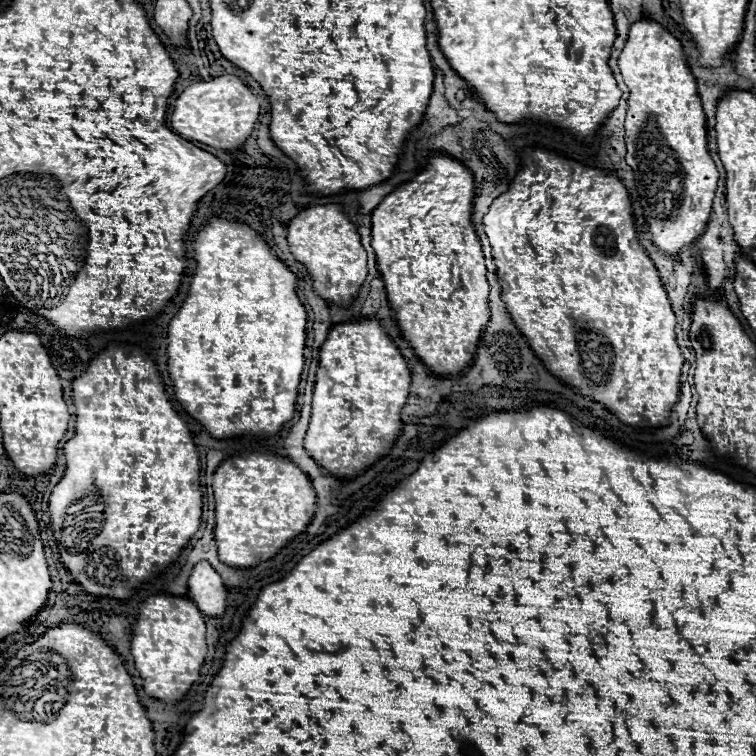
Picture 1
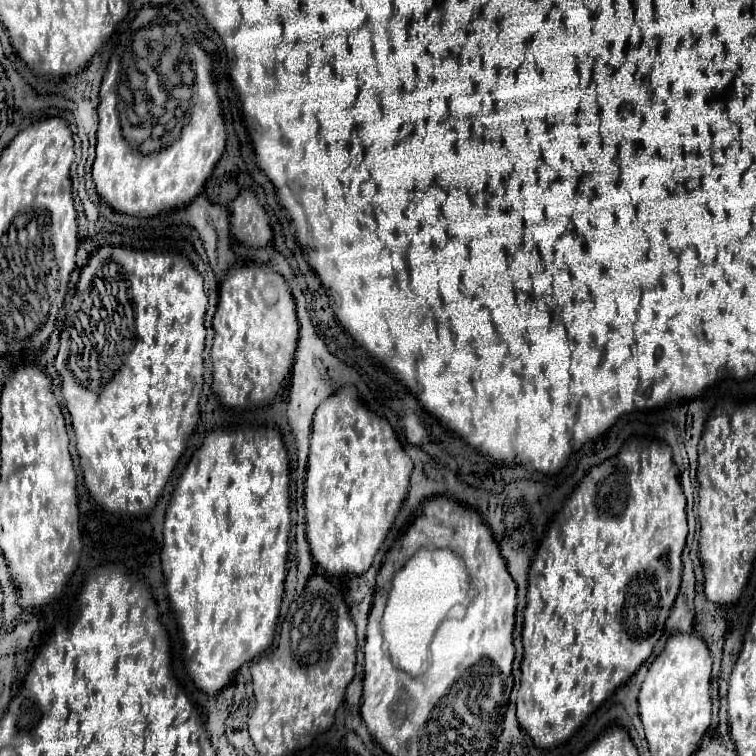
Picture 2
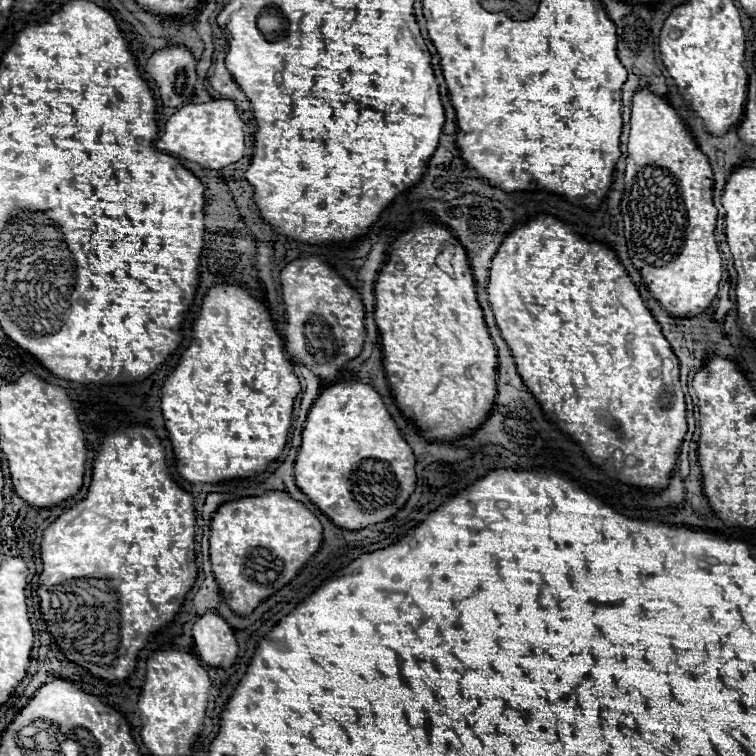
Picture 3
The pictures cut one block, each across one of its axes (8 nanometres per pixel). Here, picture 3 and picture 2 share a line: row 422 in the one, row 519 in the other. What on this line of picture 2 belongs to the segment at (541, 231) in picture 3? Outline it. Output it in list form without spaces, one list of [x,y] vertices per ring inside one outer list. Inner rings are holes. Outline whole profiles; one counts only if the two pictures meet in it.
[[[642,440],[630,442],[628,446],[624,446],[624,448],[620,450],[618,456],[606,460],[606,462],[600,464],[600,466],[590,468],[590,472],[584,476],[584,480],[578,484],[578,488],[574,490],[574,494],[572,494],[572,496],[568,498],[568,502],[564,504],[560,516],[556,516],[556,520],[550,524],[548,534],[546,534],[546,538],[542,540],[542,546],[538,548],[538,552],[536,552],[536,556],[534,556],[534,562],[532,562],[532,566],[530,566],[530,572],[528,572],[528,604],[526,604],[526,612],[524,612],[524,630],[522,630],[522,644],[524,644],[522,686],[520,686],[520,690],[518,690],[518,700],[516,700],[516,706],[518,706],[518,712],[516,712],[518,722],[520,722],[520,726],[530,734],[530,738],[534,740],[534,744],[536,744],[538,748],[548,750],[548,748],[552,748],[552,746],[556,746],[556,744],[566,742],[566,740],[596,712],[596,708],[598,708],[612,692],[616,692],[620,686],[624,686],[624,684],[630,680],[630,676],[648,660],[648,656],[652,654],[656,642],[660,640],[660,636],[662,636],[662,632],[664,632],[664,622],[666,622],[666,618],[668,618],[668,614],[670,614],[670,608],[672,608],[672,604],[674,604],[674,600],[676,600],[676,594],[678,594],[678,588],[680,588],[680,576],[682,576],[682,558],[680,558],[680,556],[682,556],[682,550],[684,550],[684,544],[686,544],[686,534],[688,534],[688,524],[686,524],[686,498],[684,498],[684,492],[682,492],[682,486],[680,486],[680,480],[678,480],[678,468],[674,466],[672,452],[670,452],[670,448],[668,448],[664,442],[648,442],[648,444],[644,444]]]

